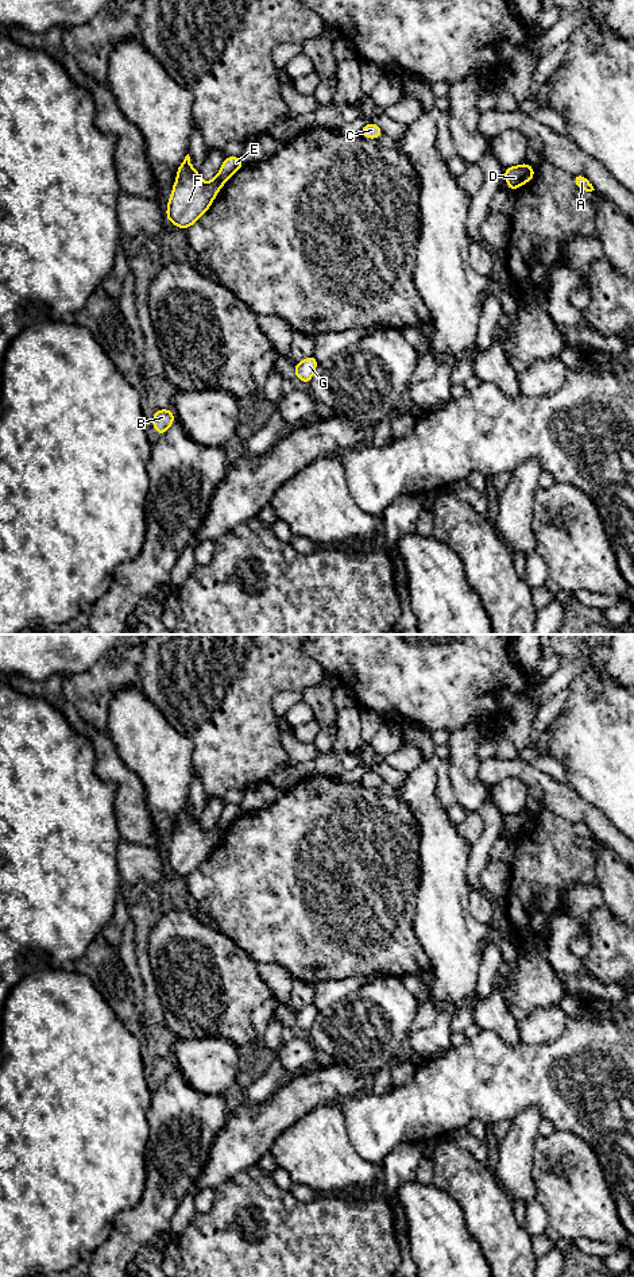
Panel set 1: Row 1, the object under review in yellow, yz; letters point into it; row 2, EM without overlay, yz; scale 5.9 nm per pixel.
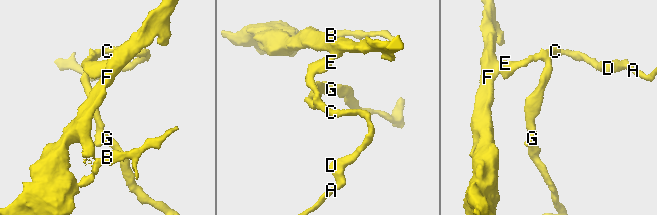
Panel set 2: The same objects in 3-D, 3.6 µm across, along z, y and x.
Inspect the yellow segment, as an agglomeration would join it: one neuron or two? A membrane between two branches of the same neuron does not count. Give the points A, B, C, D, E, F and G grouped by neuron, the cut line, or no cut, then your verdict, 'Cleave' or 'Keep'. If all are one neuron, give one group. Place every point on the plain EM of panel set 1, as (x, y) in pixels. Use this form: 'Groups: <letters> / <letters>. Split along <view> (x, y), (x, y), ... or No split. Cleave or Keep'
Groups: A C D E G / B F. Split along yz (219, 820), (220, 836). Cleave

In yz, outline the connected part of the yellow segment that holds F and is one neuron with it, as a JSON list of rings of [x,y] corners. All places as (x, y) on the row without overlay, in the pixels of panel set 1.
[[[189,802],[177,817],[177,827],[173,832],[173,838],[167,849],[166,865],[181,877],[192,875],[212,853],[221,836],[220,821],[210,830],[201,827],[200,818],[192,815]]]

